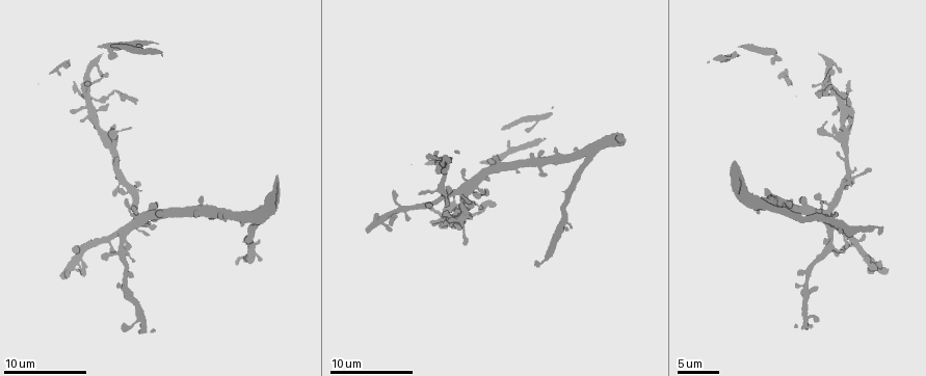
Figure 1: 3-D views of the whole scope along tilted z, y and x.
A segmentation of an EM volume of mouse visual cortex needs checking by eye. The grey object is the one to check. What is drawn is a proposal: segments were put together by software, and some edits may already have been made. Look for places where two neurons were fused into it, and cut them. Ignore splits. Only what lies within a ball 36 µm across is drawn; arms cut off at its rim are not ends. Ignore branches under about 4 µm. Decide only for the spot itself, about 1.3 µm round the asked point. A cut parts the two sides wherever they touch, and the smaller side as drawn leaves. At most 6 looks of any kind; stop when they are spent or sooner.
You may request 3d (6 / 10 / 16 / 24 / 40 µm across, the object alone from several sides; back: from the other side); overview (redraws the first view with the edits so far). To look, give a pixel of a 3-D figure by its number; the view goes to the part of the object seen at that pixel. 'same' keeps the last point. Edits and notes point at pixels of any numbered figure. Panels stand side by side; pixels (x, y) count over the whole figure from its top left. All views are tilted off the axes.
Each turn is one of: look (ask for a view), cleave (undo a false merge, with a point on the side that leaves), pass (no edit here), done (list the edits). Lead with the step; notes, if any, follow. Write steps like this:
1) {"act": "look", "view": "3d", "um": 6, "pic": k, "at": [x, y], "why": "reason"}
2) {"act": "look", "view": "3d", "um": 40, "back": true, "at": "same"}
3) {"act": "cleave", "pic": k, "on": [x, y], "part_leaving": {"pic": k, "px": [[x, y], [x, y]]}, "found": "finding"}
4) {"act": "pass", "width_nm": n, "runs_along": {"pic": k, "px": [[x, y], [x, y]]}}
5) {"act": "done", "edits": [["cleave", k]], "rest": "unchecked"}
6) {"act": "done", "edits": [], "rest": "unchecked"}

{"act": "look", "view": "3d", "um": 10, "pic": 1, "at": [126, 285]}

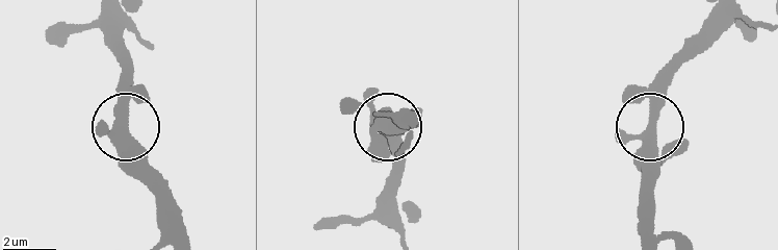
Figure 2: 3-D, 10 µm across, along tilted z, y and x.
{"act": "pass", "width_nm": 360, "found": "continuous, no second neuron"}

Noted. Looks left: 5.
{"act": "look", "view": "3d", "um": 6, "pic": 1, "at": [132, 222], "why": "branch point"}

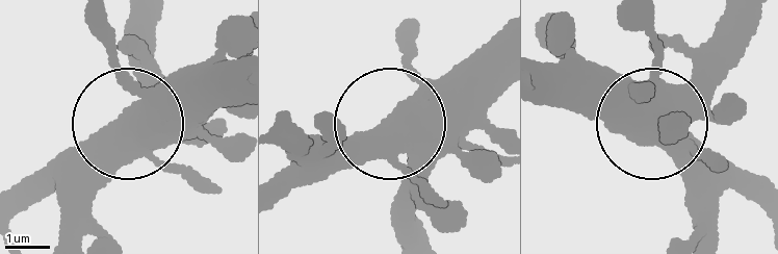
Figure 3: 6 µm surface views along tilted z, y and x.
{"act": "look", "view": "3d", "um": 6, "back": true, "pic": 3, "at": [128, 131], "why": "from behind"}

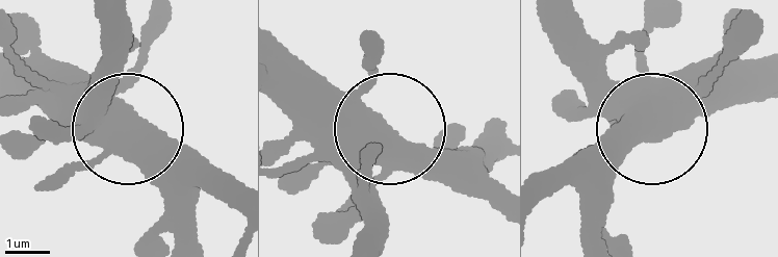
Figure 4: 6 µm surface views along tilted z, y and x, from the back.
{"act": "pass", "side_arm_um": 18, "runs_along": {"pic": 4, "px": [[549, 18], [562, 51], [642, 118], [639, 142], [586, 199]]}, "found": "one neuron here"}

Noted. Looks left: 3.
{"act": "look", "view": "3d", "um": 16, "pic": 1, "at": [848, 107]}

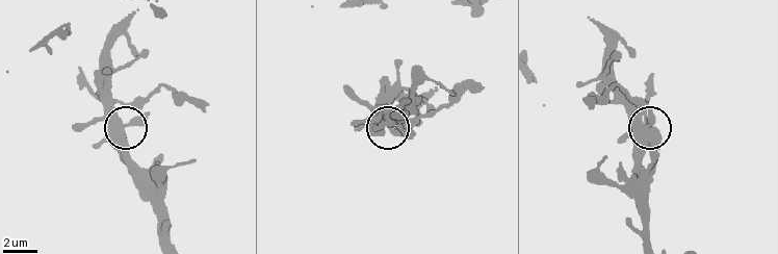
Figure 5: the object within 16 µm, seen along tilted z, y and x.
{"act": "pass", "side_arm_um": 7, "found": "one neuron here"}

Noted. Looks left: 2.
{"act": "done", "edits": [], "rest": "unchecked"}

